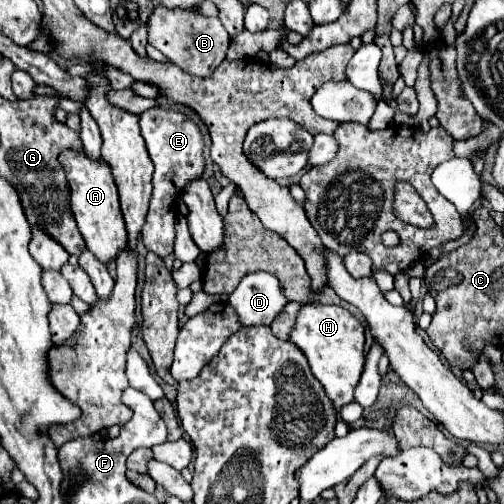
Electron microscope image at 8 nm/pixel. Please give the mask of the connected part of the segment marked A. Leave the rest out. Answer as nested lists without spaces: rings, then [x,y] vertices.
[[[62,151],[60,163],[68,177],[70,195],[72,195],[70,199],[72,213],[86,241],[86,249],[92,251],[104,265],[116,261],[118,253],[128,249],[128,233],[126,233],[124,217],[120,213],[116,185],[114,179],[110,177],[110,167],[104,161],[90,161],[86,153],[74,153],[74,151]]]

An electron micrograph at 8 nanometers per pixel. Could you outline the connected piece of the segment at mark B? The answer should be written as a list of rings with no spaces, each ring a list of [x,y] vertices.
[[[156,7],[148,21],[148,43],[162,51],[180,69],[186,69],[188,73],[194,73],[198,77],[208,77],[226,59],[230,35],[226,33],[218,17]]]

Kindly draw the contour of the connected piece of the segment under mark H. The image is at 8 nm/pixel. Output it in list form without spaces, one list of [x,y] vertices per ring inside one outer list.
[[[310,303],[302,307],[294,333],[290,333],[290,341],[294,341],[294,345],[306,355],[314,377],[322,383],[336,413],[340,413],[344,405],[354,401],[354,389],[360,381],[366,361],[364,353],[366,335],[364,335],[364,325],[350,311],[336,305]]]

